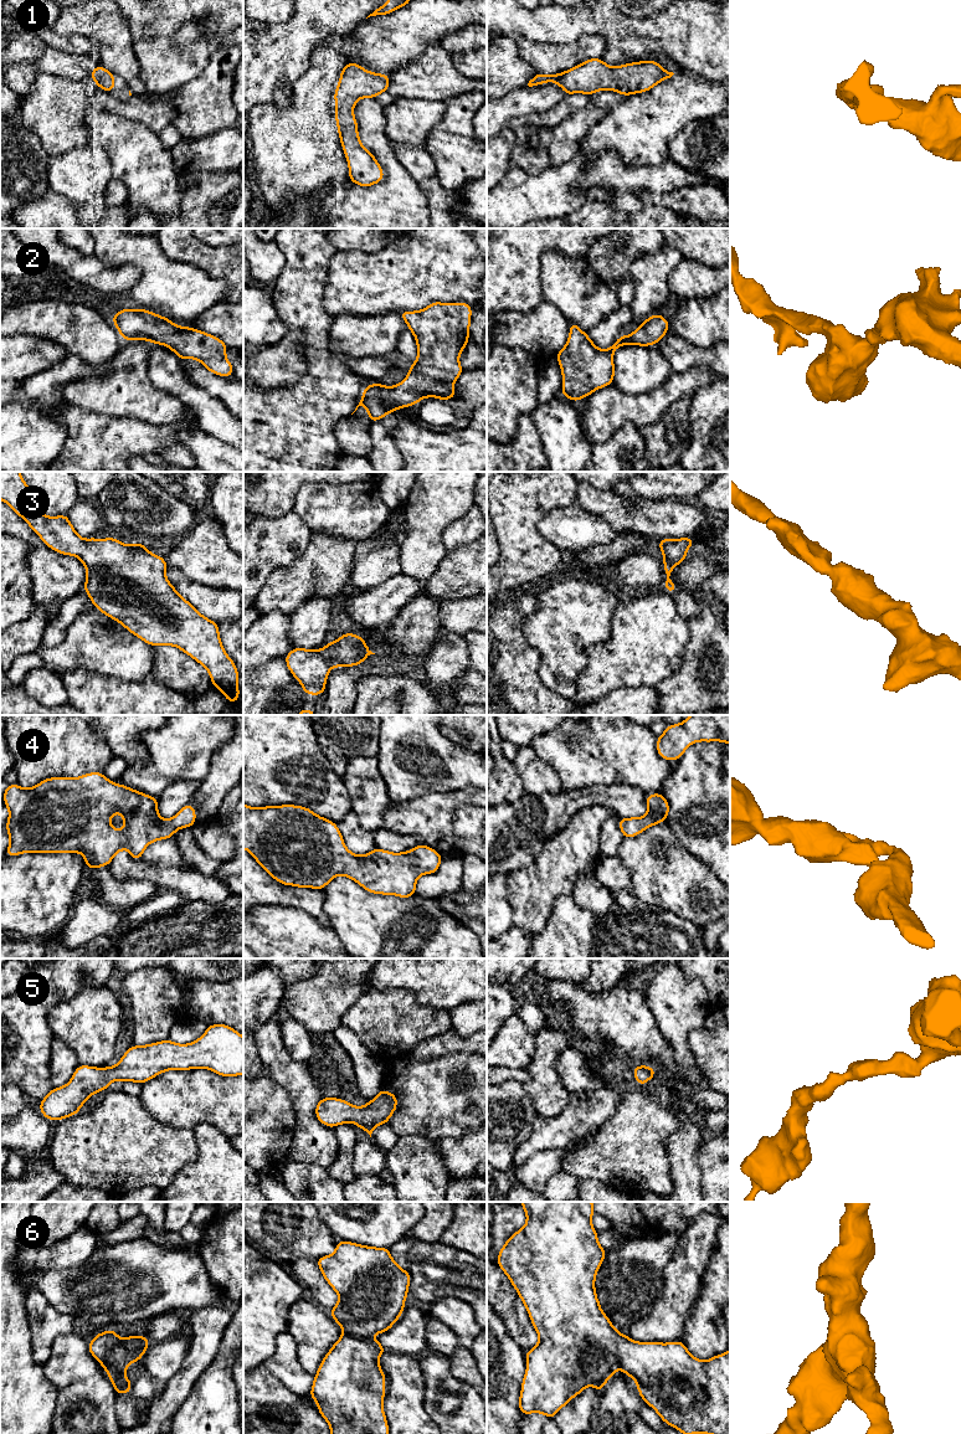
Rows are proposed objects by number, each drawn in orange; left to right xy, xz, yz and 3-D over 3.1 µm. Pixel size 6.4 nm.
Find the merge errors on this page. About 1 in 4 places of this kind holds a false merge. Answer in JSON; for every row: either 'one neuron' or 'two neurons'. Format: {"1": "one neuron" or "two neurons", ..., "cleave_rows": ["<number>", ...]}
{"1": "one neuron", "2": "one neuron", "3": "one neuron", "4": "one neuron", "5": "one neuron", "6": "one neuron", "cleave_rows": []}

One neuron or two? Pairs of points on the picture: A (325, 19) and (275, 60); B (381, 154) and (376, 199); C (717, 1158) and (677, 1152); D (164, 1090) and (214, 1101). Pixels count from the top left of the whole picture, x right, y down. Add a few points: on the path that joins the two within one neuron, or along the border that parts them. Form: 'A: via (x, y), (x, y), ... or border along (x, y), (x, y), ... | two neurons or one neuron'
A: via (311, 18), (307, 20), (307, 27), (289, 45) | one neuron
B: via (389, 165), (388, 188) | one neuron
C: border along (702, 1140), (698, 1147), (699, 1185) | two neurons
D: via (176, 1098), (201, 1098) | one neuron

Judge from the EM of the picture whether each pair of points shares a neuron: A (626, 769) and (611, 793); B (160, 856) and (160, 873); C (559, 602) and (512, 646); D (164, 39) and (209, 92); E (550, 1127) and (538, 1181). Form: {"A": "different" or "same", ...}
{"A": "different", "B": "different", "C": "different", "D": "different", "E": "different"}

